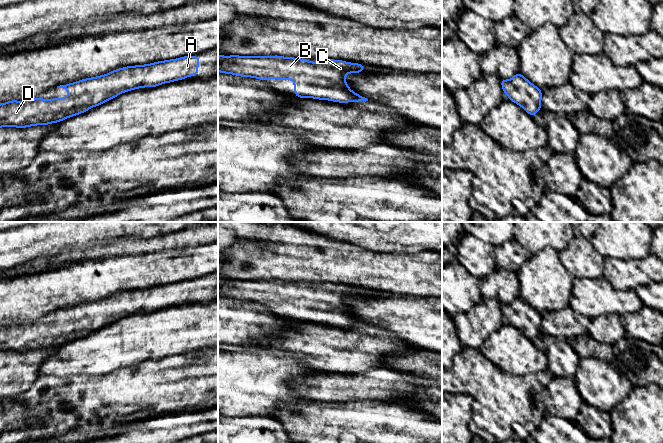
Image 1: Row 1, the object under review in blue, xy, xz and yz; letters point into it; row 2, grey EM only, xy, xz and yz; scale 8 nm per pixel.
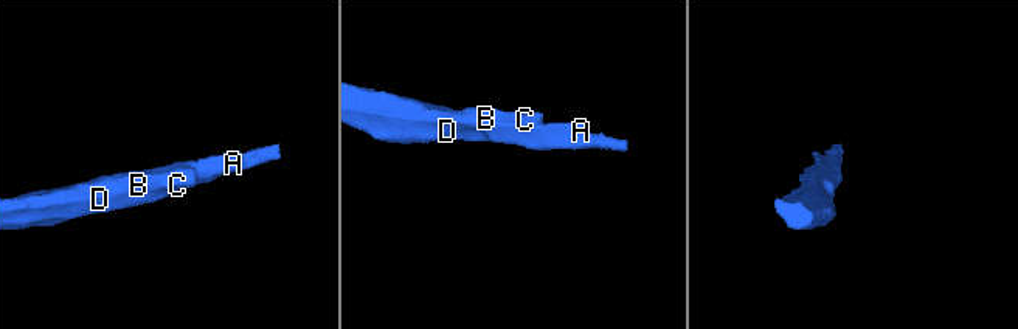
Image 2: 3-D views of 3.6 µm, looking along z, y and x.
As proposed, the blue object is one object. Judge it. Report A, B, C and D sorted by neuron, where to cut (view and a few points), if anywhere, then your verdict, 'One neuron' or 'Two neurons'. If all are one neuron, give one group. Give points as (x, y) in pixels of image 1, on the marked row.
Groups: A B C D. No split. One neuron

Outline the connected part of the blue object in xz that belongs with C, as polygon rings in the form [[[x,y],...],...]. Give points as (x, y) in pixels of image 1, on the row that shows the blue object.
[[[218,55],[218,72],[240,77],[251,77],[263,81],[290,79],[294,82],[294,95],[299,98],[314,98],[332,102],[347,103],[368,101],[367,98],[353,92],[347,85],[345,76],[348,73],[362,73],[364,65],[342,60],[320,59],[310,62],[307,59],[283,56],[223,56]]]

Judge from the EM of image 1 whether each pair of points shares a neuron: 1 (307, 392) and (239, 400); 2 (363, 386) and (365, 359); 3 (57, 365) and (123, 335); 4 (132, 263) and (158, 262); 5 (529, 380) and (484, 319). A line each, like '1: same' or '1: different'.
1: different
2: different
3: same
4: same
5: different

